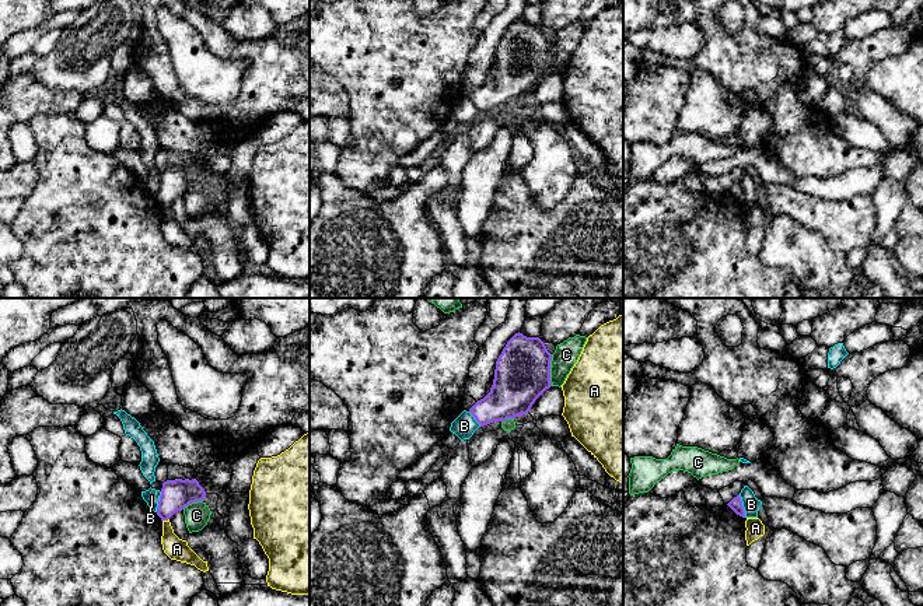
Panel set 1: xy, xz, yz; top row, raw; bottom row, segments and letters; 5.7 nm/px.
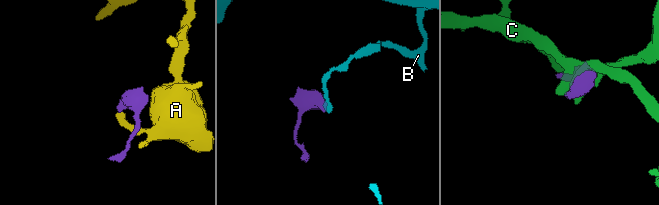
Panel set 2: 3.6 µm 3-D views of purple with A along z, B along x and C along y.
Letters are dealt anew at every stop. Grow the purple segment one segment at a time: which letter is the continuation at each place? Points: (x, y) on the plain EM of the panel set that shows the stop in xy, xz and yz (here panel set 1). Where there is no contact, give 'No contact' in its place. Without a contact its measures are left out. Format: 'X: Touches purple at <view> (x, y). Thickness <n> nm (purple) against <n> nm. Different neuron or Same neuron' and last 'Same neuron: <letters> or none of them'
A: Touches purple at xy (165, 206). Thickness 180 nm (purple) against 130 nm. Different neuron
B: Touches purple at yz (741, 192). Thickness 80 nm (purple) against 100 nm. Different neuron
C: Touches purple at xz (549, 56). Thickness 320 nm (purple) against 140 nm. Different neuron
Same neuron: none of them

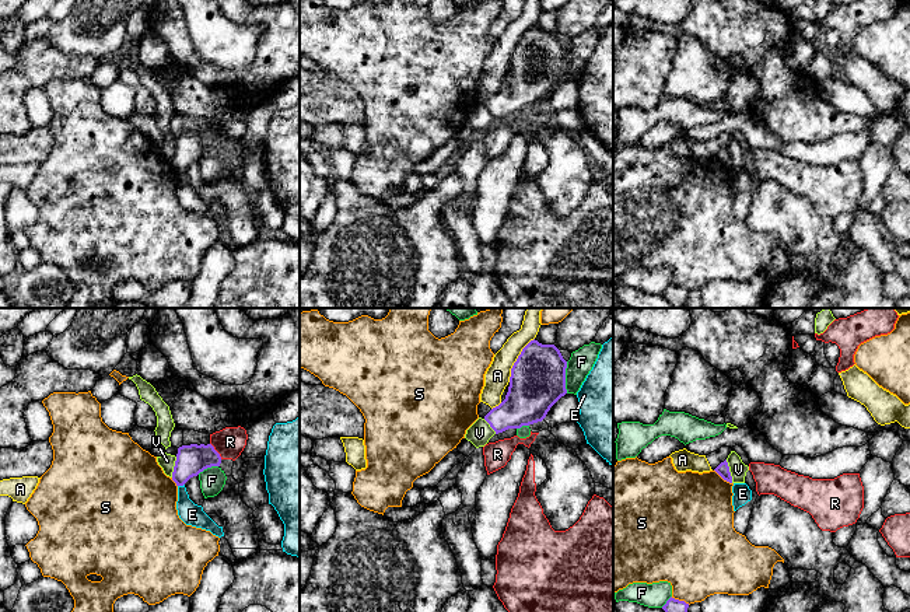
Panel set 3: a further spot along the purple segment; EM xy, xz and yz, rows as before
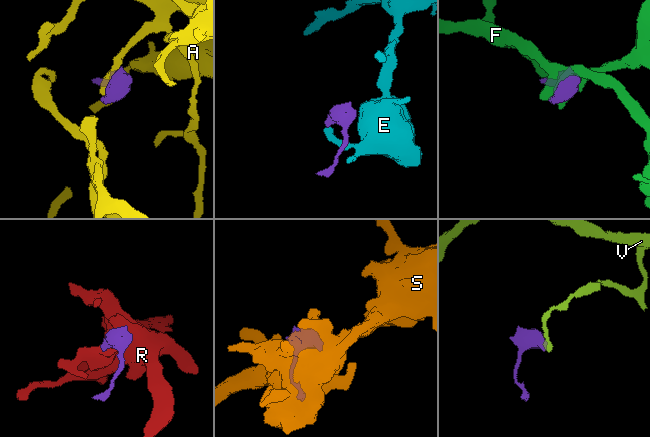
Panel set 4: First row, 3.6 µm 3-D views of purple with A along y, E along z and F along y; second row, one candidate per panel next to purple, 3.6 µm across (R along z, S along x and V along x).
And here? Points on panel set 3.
A: Touches purple at xz (517, 46). Thickness 320 nm (purple) against 140 nm. Different neuron
E: Touches purple at xy (181, 171). Thickness 180 nm (purple) against 130 nm. Different neuron
F: Touches purple at xz (564, 63). Thickness 320 nm (purple) against 140 nm. Different neuron
R: Touches purple at xy (216, 137). Thickness 180 nm (purple) against 170 nm. Different neuron
S: Touches purple at yz (723, 164). Thickness 80 nm (purple) against 440 nm. Different neuron
V: Touches purple at yz (728, 157). Thickness 80 nm (purple) against 100 nm. Different neuron
Same neuron: none of them

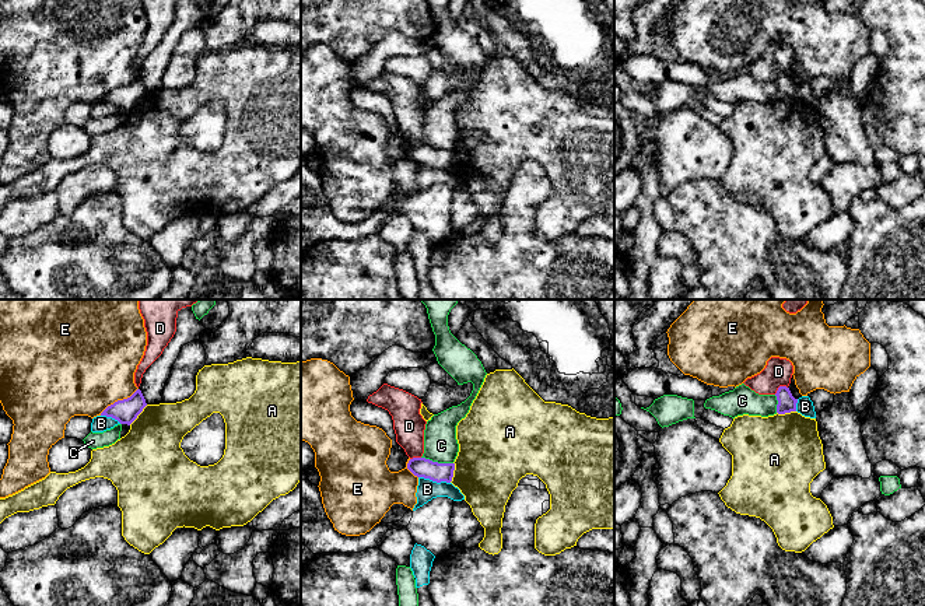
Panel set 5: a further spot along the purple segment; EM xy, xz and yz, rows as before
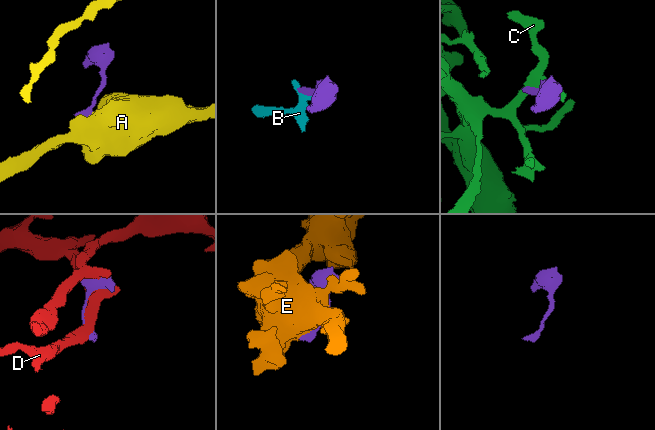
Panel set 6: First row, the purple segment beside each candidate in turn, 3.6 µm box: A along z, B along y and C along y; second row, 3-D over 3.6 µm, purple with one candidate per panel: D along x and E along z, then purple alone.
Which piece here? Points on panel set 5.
A: Touches purple at xy (139, 100). Thickness 140 nm (purple) against 360 nm. Different neuron
B: Touches purple at xz (434, 167). Thickness 110 nm (purple) against 120 nm. Different neuron
C: Touches purple at xz (437, 149). Thickness 110 nm (purple) against 190 nm. Different neuron
D: Touches purple at yz (780, 73). Thickness 110 nm (purple) against 160 nm. Different neuron
E: Touches purple at xy (118, 87). Thickness 140 nm (purple) against 500 nm. Different neuron
Same neuron: none of them

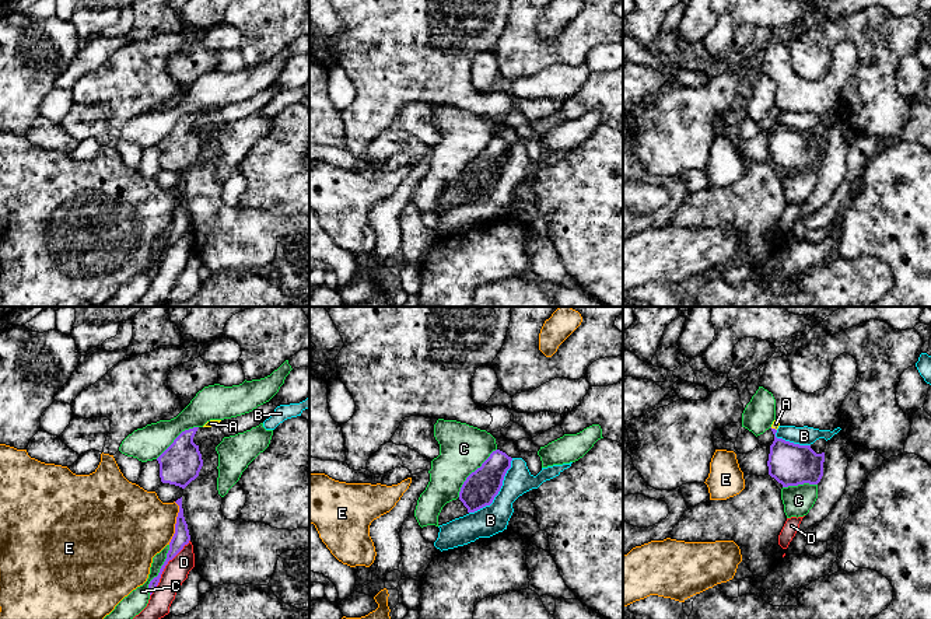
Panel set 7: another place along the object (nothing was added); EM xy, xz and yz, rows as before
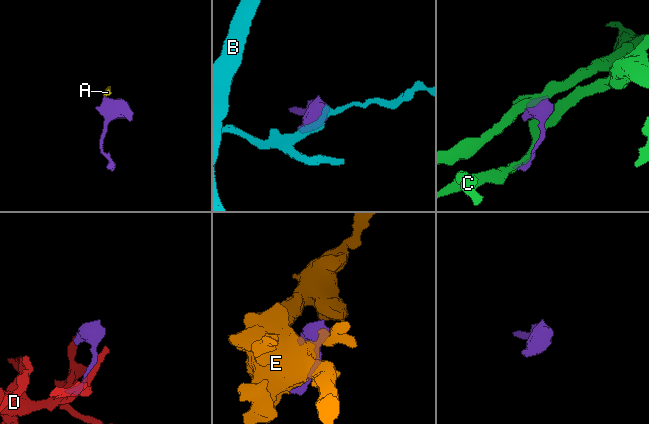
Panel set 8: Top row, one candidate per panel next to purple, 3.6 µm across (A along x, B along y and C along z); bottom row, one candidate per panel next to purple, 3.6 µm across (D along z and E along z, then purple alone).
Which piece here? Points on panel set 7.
A: Touches purple at yz (773, 115). Thickness 240 nm (purple) against 40 nm. Same neuron
B: Touches purple at xz (499, 177). Thickness 200 nm (purple) against 170 nm. Different neuron
C: Touches purple at xz (472, 158). Thickness 200 nm (purple) against 280 nm. Different neuron
D: Touches purple at xy (164, 254). Thickness 90 nm (purple) against 140 nm. Different neuron
E: Touches purple at xy (177, 209). Thickness 90 nm (purple) against 420 nm. Different neuron
Same neuron: A

